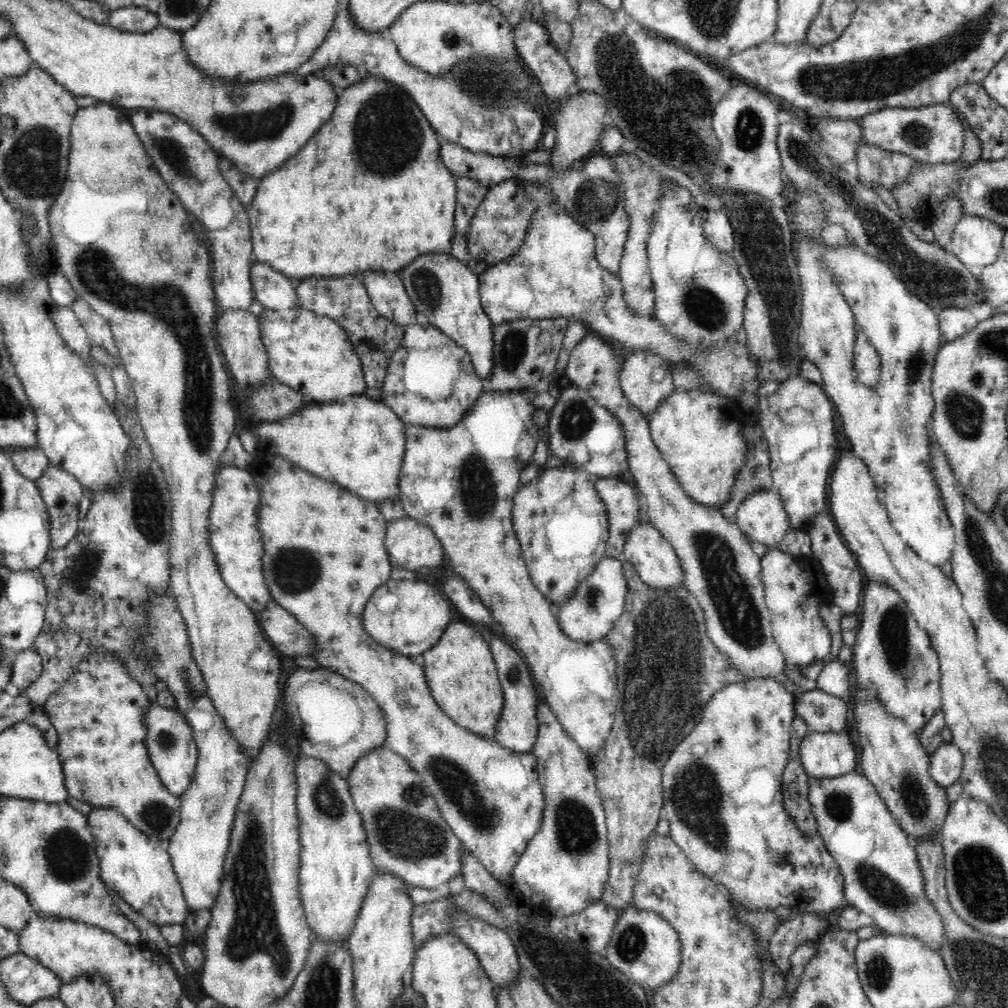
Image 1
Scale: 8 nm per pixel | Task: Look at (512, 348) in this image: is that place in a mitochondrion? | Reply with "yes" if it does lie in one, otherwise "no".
yes

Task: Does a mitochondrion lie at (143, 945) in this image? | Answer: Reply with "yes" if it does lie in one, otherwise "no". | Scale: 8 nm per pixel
no

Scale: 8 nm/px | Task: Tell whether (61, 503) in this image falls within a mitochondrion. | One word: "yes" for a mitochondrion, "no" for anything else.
no

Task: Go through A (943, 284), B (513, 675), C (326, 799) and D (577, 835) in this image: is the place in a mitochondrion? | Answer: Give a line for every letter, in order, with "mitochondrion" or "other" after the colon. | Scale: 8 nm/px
A: mitochondrion
B: mitochondrion
C: mitochondrion
D: mitochondrion

